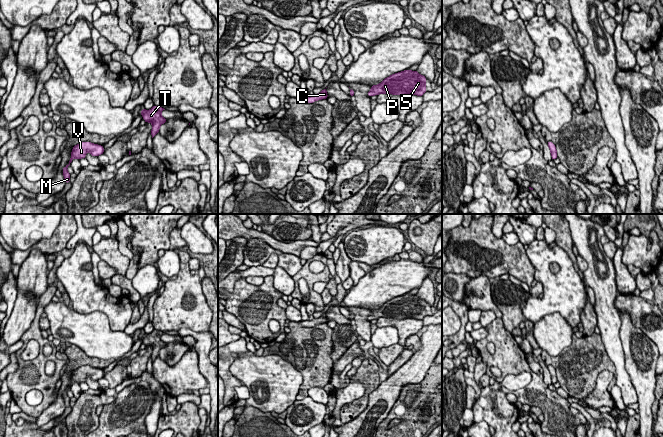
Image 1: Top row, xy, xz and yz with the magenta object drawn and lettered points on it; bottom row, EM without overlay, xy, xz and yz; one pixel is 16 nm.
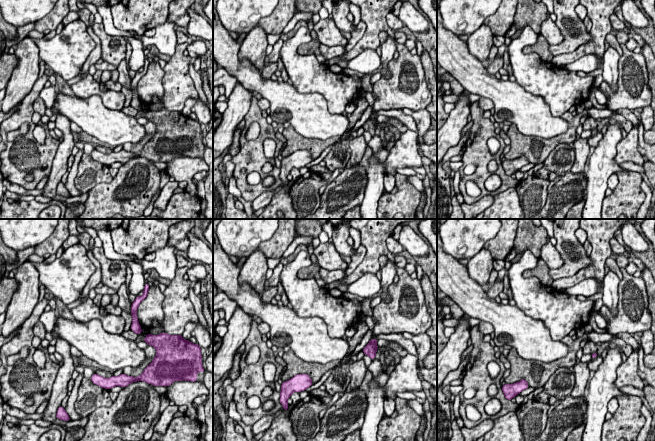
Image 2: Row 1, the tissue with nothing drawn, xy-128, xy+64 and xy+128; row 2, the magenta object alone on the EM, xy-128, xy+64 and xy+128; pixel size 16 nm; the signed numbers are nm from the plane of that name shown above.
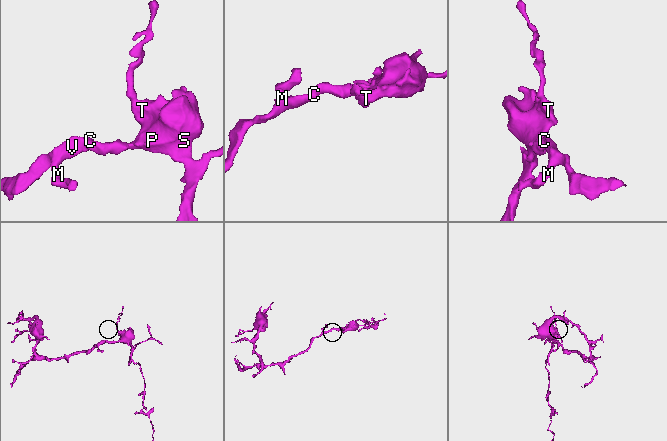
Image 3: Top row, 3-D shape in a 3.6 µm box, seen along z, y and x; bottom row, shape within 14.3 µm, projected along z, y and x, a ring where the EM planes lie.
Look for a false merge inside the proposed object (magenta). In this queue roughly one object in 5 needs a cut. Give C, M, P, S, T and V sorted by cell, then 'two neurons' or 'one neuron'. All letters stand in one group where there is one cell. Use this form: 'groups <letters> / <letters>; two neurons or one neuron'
groups C M P S T V; one neuron

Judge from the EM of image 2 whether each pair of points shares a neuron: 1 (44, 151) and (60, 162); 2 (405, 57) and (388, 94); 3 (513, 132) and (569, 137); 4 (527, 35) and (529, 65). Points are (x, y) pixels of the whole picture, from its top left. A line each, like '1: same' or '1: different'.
1: different
2: same
3: same
4: same

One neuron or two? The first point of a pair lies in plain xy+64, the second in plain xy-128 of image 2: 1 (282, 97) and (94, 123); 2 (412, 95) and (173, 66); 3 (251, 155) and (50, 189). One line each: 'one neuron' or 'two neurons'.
1: one neuron
2: one neuron
3: two neurons

